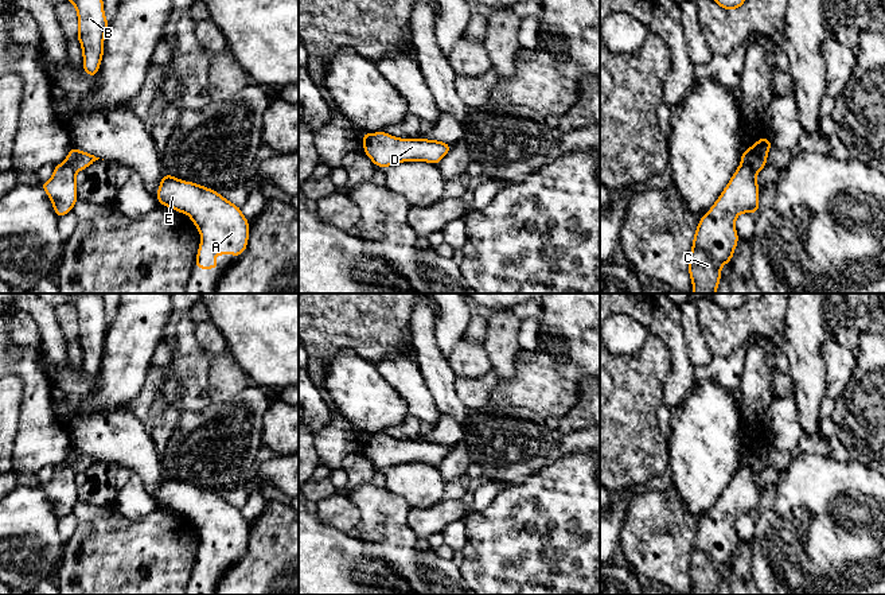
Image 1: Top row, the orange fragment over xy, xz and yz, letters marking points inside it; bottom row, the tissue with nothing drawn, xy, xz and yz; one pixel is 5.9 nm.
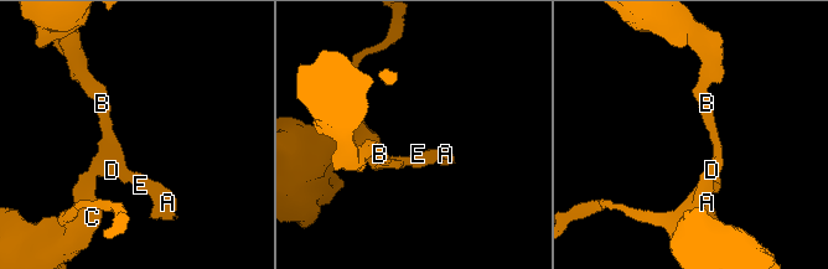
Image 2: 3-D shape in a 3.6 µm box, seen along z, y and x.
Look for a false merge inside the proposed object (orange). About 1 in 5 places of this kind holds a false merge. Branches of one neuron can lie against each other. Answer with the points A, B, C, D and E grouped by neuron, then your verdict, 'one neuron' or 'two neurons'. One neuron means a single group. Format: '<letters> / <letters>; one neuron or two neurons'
A B D E / C; two neurons

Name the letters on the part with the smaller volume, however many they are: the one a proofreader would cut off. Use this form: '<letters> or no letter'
C

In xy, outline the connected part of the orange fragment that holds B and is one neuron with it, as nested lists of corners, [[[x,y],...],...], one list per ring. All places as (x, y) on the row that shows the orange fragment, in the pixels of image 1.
[[[66,0],[75,5],[78,13],[77,38],[83,54],[83,71],[93,78],[104,55],[104,38],[109,27],[102,0]]]

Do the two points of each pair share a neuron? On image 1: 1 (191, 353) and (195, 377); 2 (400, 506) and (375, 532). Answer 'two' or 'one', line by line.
1: one
2: one

